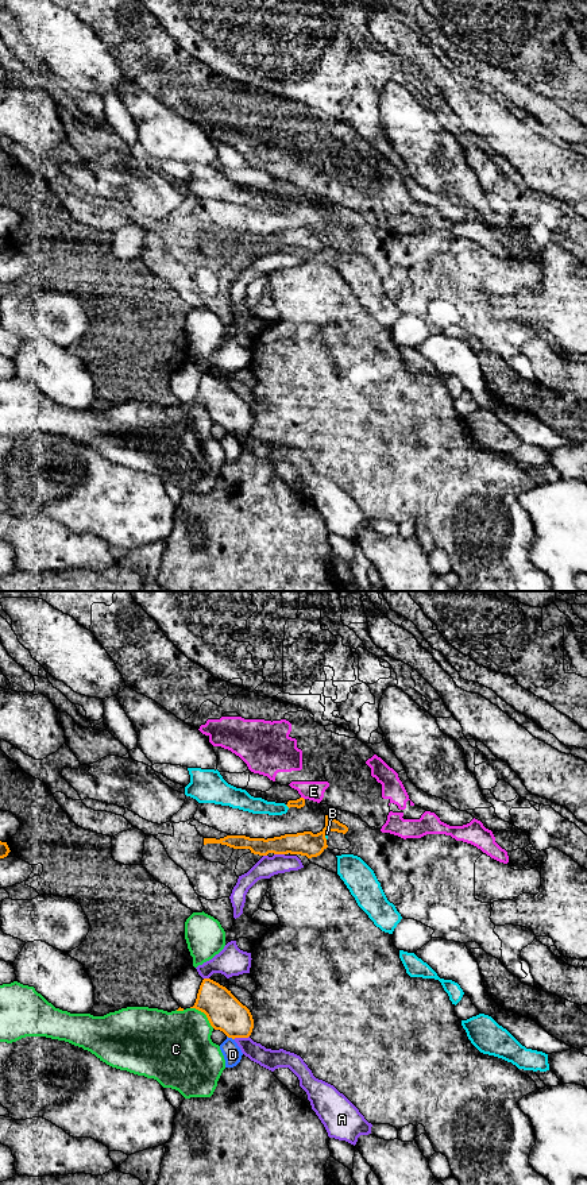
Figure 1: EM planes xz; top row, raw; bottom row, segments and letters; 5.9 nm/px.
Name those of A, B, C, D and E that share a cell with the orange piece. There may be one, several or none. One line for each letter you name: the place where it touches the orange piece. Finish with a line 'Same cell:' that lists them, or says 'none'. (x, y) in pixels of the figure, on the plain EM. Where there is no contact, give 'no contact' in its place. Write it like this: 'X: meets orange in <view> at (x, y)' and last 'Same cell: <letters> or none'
Same cell: none

